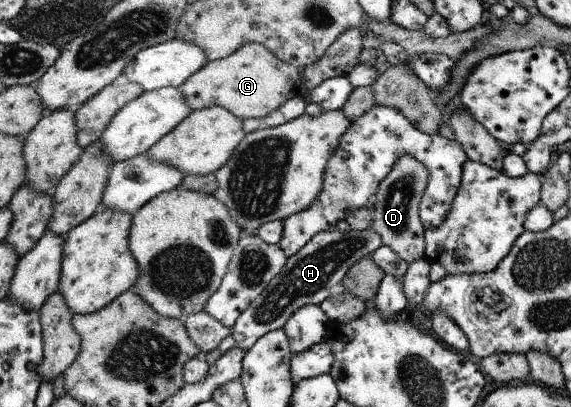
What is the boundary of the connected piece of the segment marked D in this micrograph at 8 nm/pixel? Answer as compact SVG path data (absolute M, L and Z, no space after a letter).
M403 156L380 184L378 199L372 208L371 228L382 238L382 245L390 246L408 265L425 258L425 227L420 222L419 205L428 183L428 170L412 156Z

